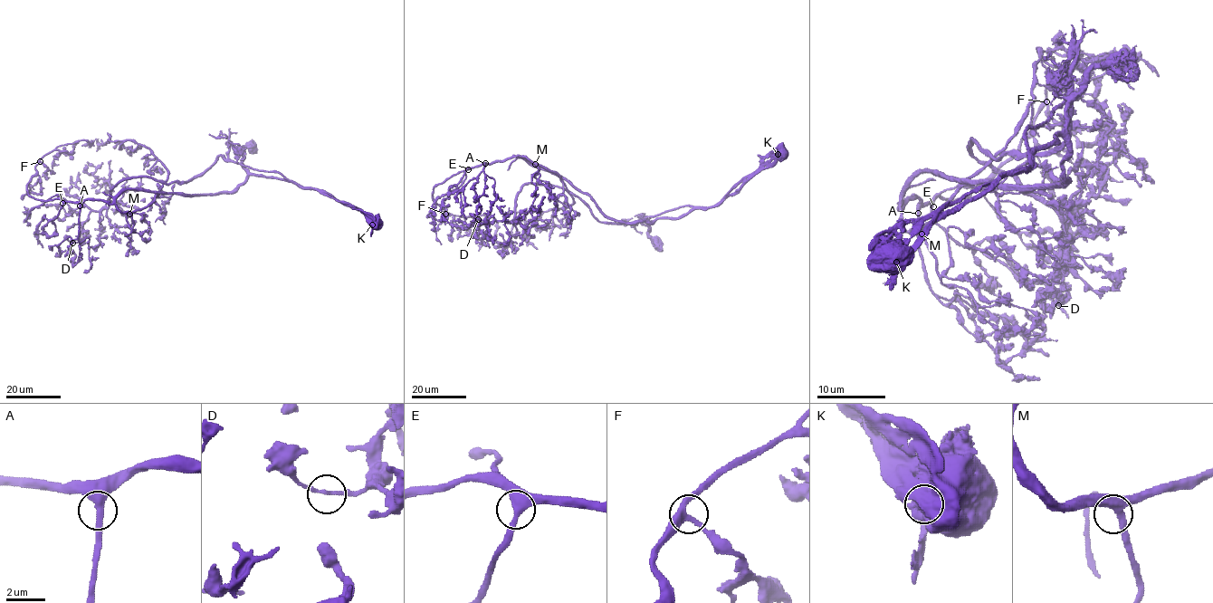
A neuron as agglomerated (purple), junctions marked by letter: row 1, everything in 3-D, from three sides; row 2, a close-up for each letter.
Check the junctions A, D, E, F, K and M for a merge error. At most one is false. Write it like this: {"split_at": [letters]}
{"split_at": ["K"]}

